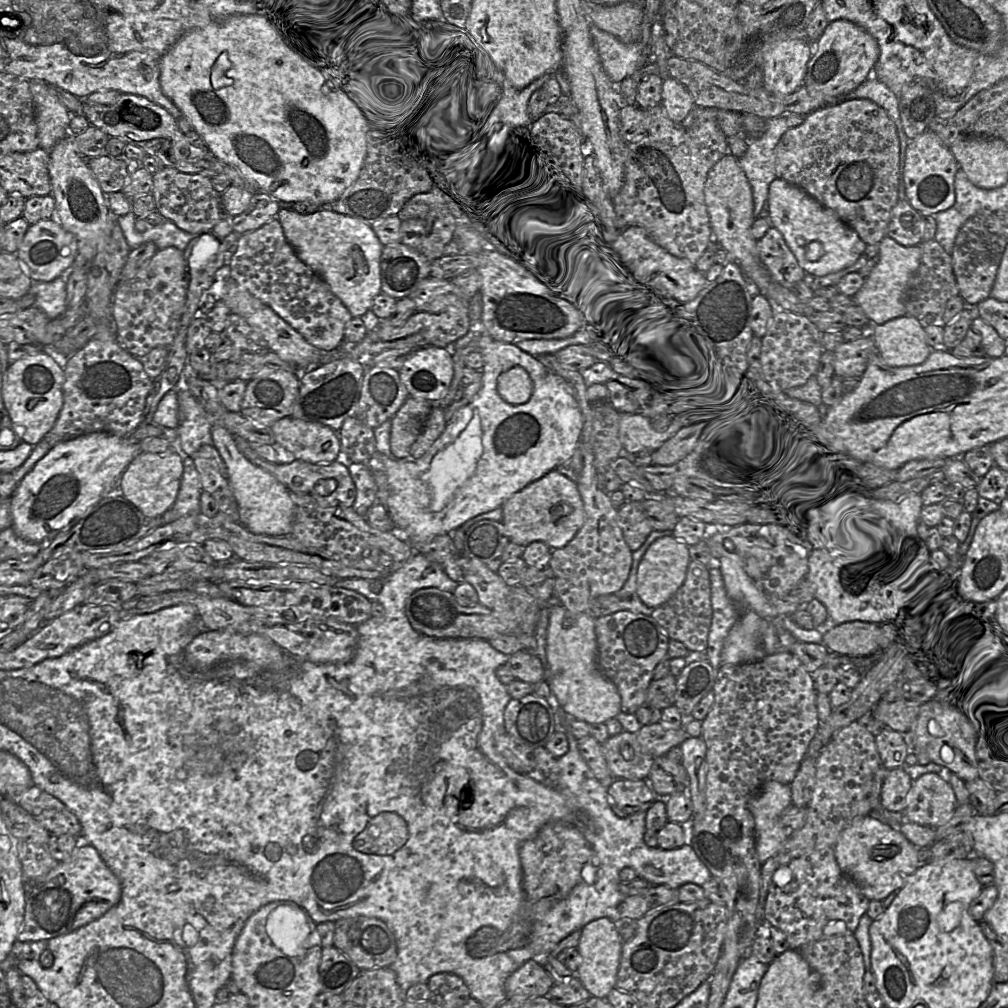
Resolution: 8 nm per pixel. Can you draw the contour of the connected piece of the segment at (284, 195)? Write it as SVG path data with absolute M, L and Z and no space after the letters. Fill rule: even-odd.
M253 9L231 15L219 22L186 32L170 47L160 61L160 86L183 116L206 142L208 150L219 160L237 168L245 180L258 191L265 192L278 202L315 202L329 205L338 199L359 177L369 146L370 121L350 90L344 84L332 82L321 64L299 53L276 26L272 15Z

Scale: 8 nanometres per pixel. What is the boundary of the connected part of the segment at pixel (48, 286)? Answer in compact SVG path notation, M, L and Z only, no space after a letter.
M61 274L52 281L33 281L29 291L35 295L34 307L43 311L50 319L64 313L67 307L66 275Z

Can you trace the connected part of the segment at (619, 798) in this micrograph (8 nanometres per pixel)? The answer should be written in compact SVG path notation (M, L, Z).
M615 779L607 788L612 804L623 809L628 815L647 811L657 800L648 779L645 780L626 780Z

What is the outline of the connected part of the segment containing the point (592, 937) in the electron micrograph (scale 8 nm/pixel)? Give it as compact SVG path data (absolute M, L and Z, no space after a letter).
M606 917L589 922L581 931L577 949L582 957L582 963L577 969L578 977L593 997L606 998L616 987L623 941L616 923Z

